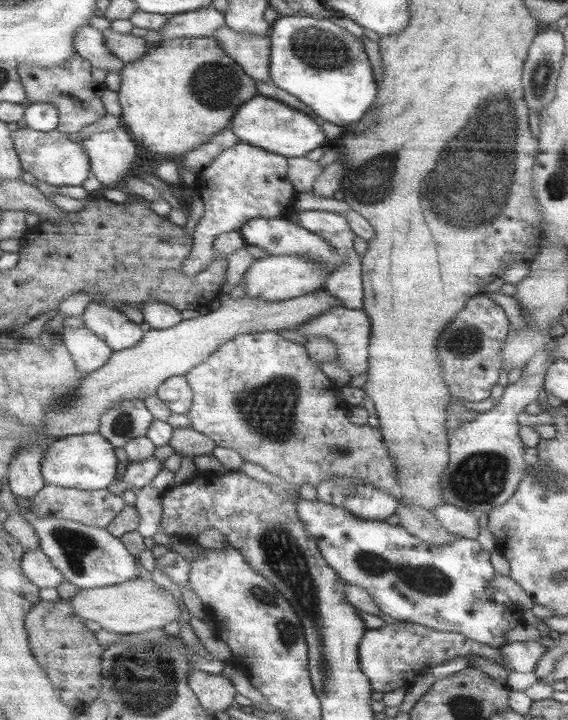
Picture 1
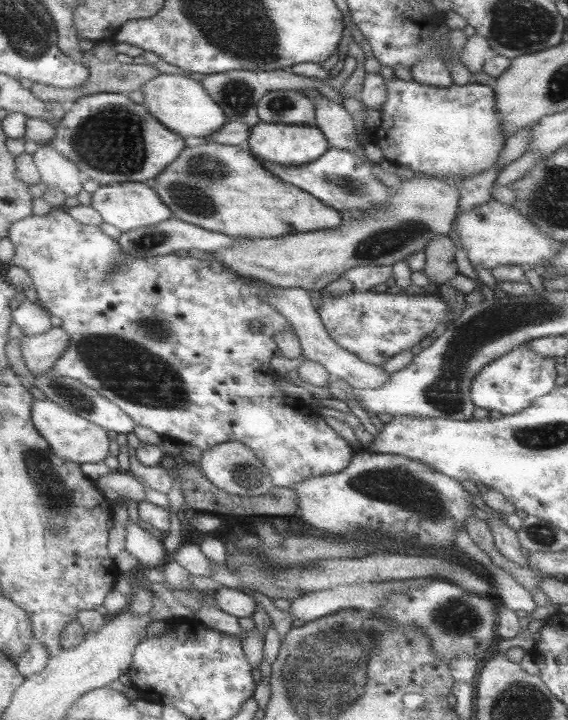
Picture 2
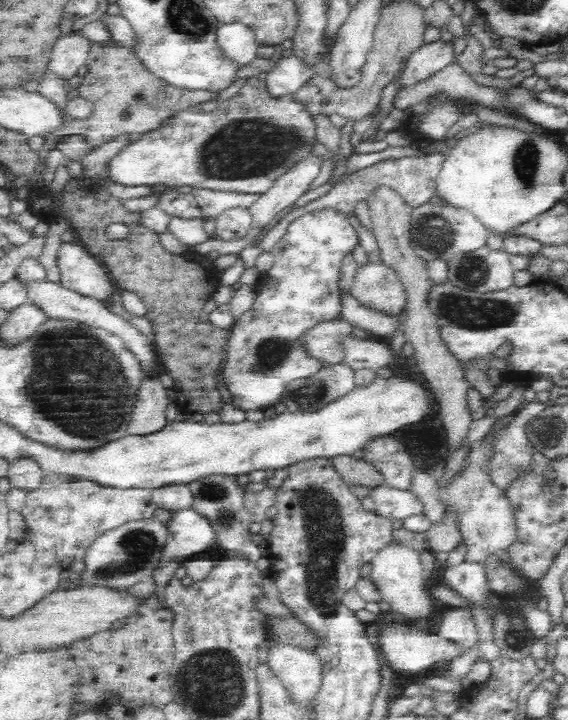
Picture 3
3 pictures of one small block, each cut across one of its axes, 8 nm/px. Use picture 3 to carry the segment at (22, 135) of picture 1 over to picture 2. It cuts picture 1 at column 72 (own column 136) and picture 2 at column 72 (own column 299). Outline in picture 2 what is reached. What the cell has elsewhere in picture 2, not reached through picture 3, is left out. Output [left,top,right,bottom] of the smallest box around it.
[50,92,186,185]

